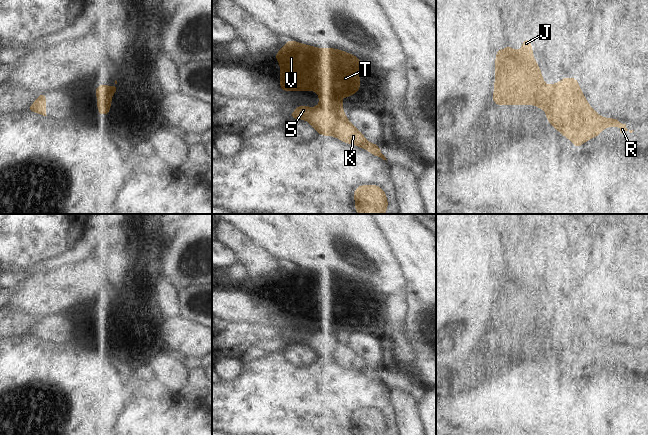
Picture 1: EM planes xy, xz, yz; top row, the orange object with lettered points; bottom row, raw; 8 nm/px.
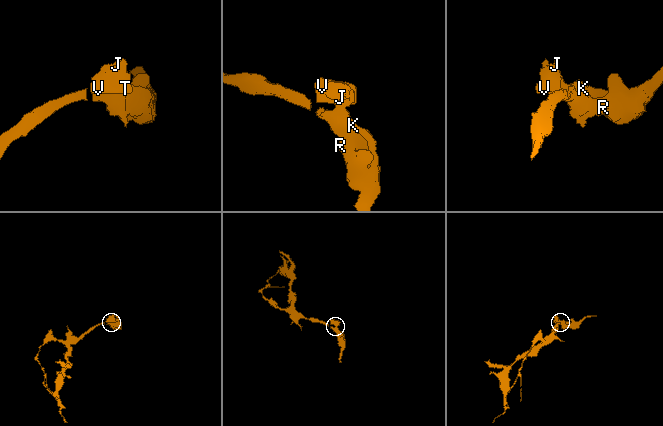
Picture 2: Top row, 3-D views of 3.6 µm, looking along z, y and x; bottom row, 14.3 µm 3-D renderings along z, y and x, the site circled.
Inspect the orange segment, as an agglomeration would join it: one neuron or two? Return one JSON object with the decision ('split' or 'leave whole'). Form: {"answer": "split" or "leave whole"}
{"answer": "split"}

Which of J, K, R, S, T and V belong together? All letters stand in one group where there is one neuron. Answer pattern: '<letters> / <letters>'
J T V / K R S

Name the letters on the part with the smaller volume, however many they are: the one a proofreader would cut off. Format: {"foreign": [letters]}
{"foreign": ["J", "T", "V"]}

